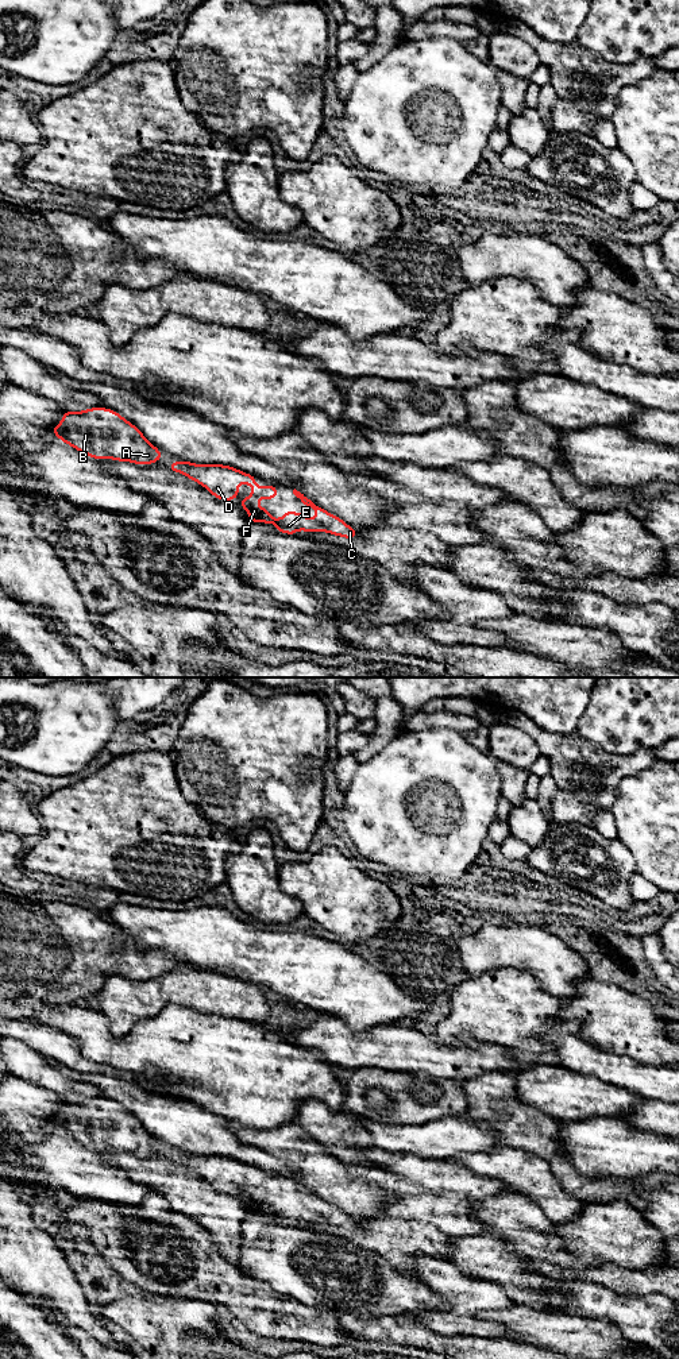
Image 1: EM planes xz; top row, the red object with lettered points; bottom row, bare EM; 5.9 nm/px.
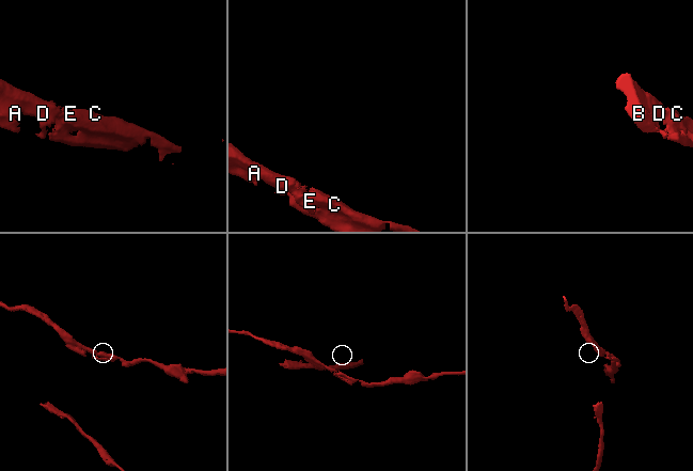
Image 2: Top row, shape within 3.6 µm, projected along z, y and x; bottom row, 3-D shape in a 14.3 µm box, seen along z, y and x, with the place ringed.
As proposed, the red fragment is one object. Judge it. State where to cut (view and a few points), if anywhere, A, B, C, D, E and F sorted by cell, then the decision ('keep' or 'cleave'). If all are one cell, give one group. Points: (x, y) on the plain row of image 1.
no cut; A B C D E F; keep

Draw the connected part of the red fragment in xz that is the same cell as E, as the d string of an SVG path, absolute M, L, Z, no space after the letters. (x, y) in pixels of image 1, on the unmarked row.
M174 1151L169 1154L167 1159L170 1159L173 1163L180 1163L201 1175L220 1192L227 1190L228 1193L232 1193L234 1189L239 1186L240 1173L243 1173L246 1177L252 1177L254 1181L250 1184L250 1186L238 1193L247 1202L251 1215L274 1215L278 1224L288 1224L289 1227L294 1227L297 1221L304 1221L308 1224L325 1223L333 1227L346 1228L348 1231L352 1231L358 1227L356 1220L350 1219L346 1212L317 1197L313 1192L296 1180L293 1181L293 1185L298 1189L298 1192L302 1193L305 1198L312 1198L319 1207L309 1209L305 1208L304 1204L294 1204L292 1200L289 1200L281 1209L273 1209L267 1200L258 1196L258 1192L261 1189L277 1190L277 1175L258 1177L255 1174L256 1167L246 1165L242 1161L236 1161L232 1157L196 1155L186 1151Z

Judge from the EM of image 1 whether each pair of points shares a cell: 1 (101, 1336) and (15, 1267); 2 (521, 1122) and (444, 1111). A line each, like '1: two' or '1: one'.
1: one
2: two

